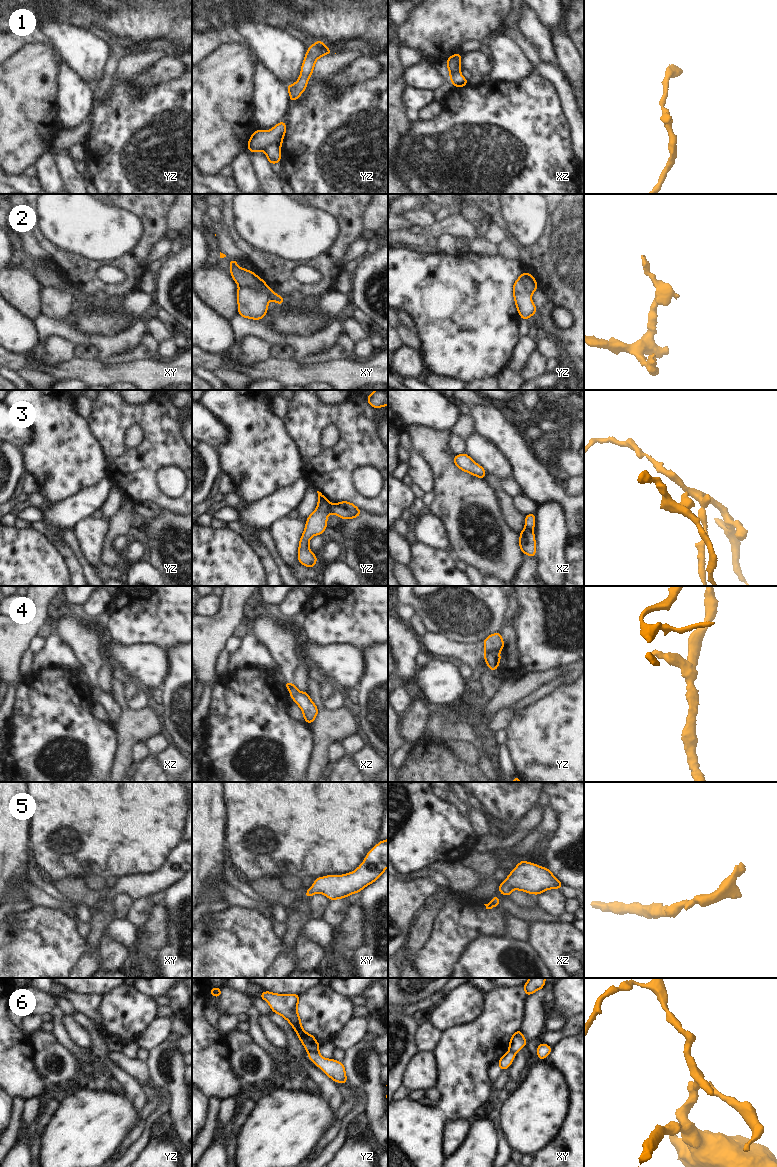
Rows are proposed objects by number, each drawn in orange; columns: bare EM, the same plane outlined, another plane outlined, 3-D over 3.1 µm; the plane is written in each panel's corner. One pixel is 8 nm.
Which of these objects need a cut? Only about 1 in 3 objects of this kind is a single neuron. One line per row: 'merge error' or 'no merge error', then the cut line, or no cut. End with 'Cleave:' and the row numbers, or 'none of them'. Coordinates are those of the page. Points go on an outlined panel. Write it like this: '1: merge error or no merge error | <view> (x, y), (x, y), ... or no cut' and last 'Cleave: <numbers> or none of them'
1: merge error | yz (280, 143), (271, 143), (264, 151)
2: merge error | xy (257, 276), (256, 283), (253, 286), (239, 287)
3: merge error | yz (331, 504), (329, 512)
4: merge error | yz (498, 651), (484, 653)
5: no merge error | no cut
6: merge error | yz (308, 1051), (317, 1052)
Cleave: 1, 2, 3, 4, 6

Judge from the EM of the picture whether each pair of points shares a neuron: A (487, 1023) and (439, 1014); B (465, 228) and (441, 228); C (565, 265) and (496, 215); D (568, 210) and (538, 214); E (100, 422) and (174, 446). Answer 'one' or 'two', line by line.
A: two
B: one
C: one
D: two
E: one

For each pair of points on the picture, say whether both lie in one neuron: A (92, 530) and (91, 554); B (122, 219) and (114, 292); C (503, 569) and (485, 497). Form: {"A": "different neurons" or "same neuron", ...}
{"A": "same neuron", "B": "different neurons", "C": "same neuron"}

